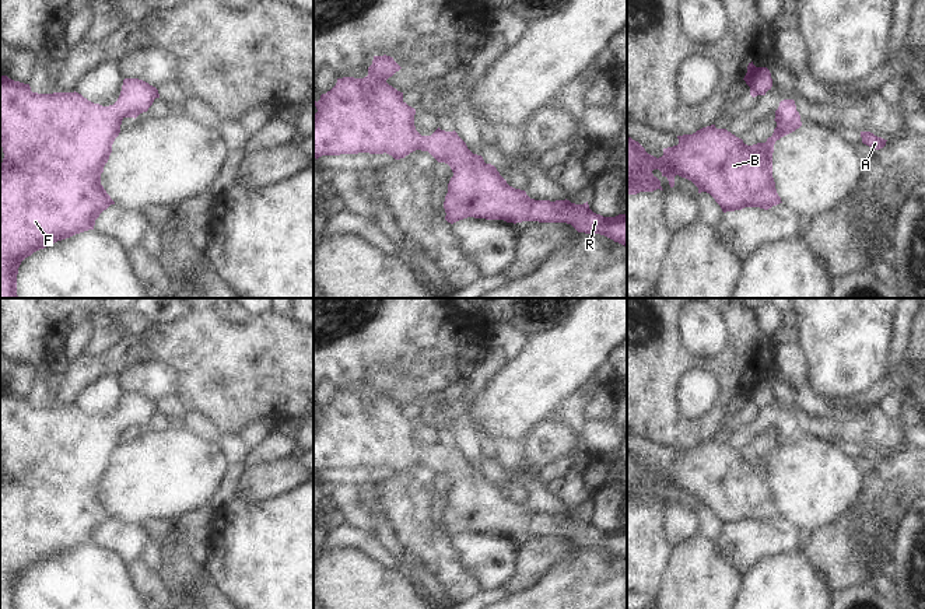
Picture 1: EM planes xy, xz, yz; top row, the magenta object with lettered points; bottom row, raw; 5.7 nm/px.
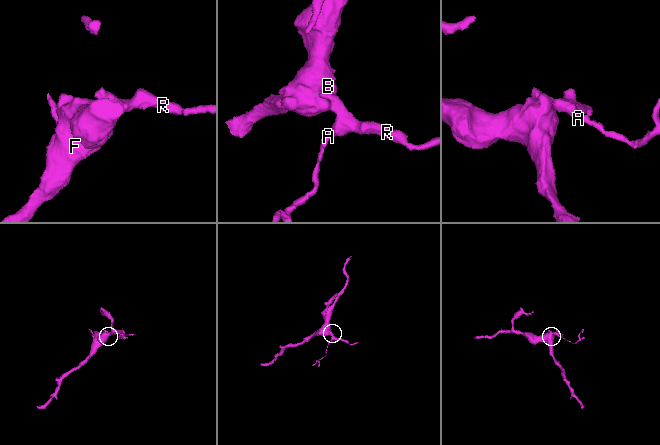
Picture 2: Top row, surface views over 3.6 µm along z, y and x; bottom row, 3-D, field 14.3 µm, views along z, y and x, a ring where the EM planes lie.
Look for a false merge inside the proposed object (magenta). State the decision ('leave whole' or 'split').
leave whole

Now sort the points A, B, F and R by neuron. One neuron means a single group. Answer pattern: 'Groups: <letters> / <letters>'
Groups: A B F R.

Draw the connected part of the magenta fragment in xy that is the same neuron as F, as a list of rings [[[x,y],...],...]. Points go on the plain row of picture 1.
[[[0,391],[0,458],[4,472],[0,479],[0,609],[17,609],[17,588],[21,575],[34,566],[76,547],[94,543],[95,533],[115,515],[101,498],[101,487],[120,447],[125,431],[147,426],[158,403],[139,392],[125,392],[113,419],[102,420],[78,406],[32,406],[29,398]]]

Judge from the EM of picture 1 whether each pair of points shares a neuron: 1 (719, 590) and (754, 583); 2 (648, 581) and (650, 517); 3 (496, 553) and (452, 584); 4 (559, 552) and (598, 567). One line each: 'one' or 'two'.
1: two
2: one
3: two
4: two

